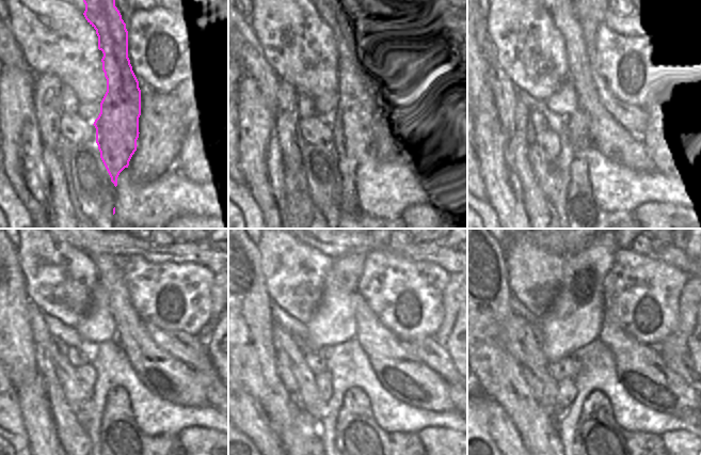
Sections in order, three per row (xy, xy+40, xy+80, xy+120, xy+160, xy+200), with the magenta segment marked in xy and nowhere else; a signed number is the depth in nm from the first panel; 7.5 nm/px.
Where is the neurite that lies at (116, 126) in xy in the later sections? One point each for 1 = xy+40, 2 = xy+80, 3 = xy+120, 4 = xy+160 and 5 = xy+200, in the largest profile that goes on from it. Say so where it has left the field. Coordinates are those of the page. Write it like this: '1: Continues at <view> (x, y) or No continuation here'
1: Continues at xy+40 (357, 129)
2: Continues at xy+80 (607, 136)
3: Continues at xy+120 (123, 444)
4: Continues at xy+160 (361, 445)
5: Continues at xy+200 (601, 445)

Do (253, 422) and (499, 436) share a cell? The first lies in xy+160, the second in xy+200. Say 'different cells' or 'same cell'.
same cell

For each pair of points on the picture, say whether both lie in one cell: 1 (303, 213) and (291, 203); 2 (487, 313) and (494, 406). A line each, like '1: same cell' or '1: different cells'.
1: same cell
2: different cells

